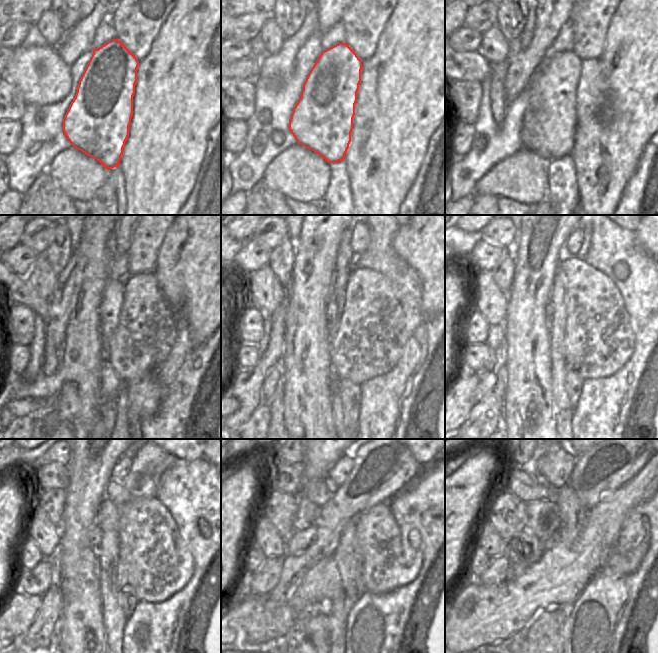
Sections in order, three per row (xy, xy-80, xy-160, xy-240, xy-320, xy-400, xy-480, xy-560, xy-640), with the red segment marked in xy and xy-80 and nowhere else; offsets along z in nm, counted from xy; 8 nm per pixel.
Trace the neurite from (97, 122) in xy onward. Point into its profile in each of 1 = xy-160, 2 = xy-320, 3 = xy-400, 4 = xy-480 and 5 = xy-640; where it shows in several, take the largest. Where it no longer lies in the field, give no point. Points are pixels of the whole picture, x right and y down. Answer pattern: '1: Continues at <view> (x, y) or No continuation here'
1: Continues at xy-160 (548, 129)
2: Continues at xy-320 (333, 318)
3: Continues at xy-400 (549, 306)
4: Continues at xy-480 (95, 533)
5: Continues at xy-640 (524, 548).

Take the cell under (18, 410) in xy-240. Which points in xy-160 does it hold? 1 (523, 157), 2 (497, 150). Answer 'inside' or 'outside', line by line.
1: inside
2: outside

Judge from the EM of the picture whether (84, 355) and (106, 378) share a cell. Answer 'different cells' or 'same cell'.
different cells

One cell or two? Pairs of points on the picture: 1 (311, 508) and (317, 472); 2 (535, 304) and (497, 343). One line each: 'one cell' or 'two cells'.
1: one cell
2: two cells

